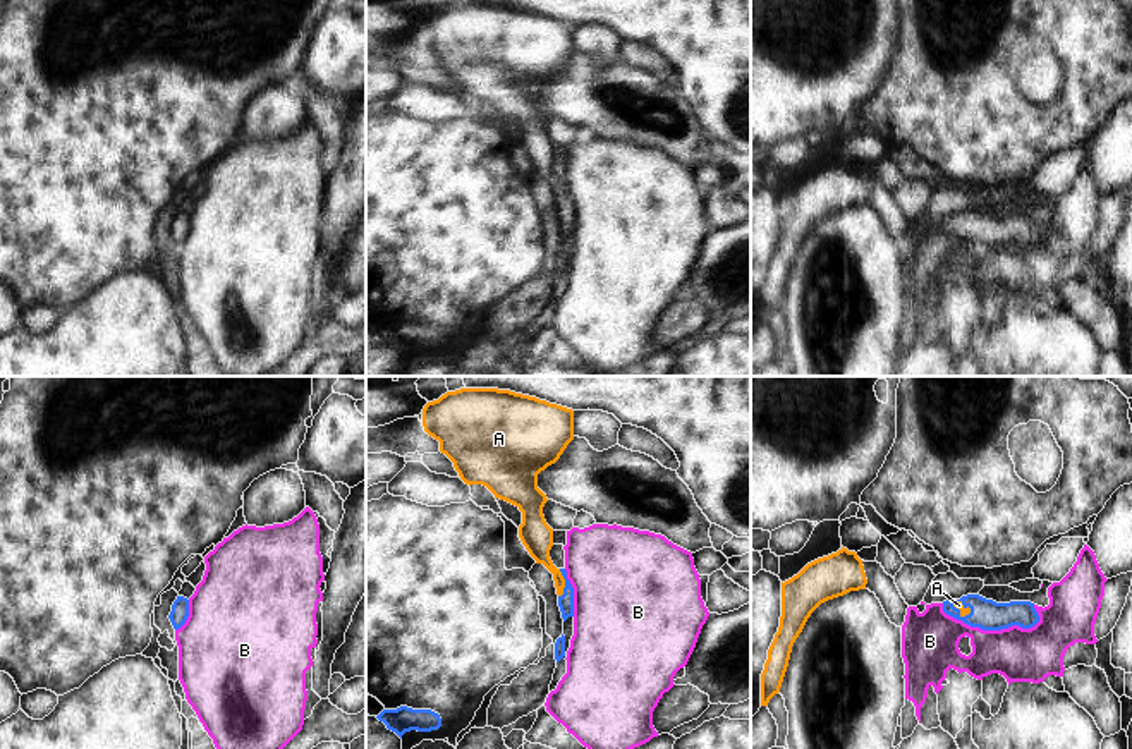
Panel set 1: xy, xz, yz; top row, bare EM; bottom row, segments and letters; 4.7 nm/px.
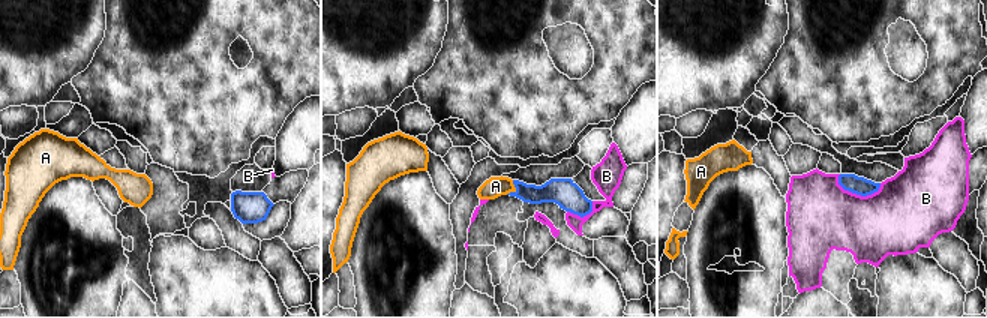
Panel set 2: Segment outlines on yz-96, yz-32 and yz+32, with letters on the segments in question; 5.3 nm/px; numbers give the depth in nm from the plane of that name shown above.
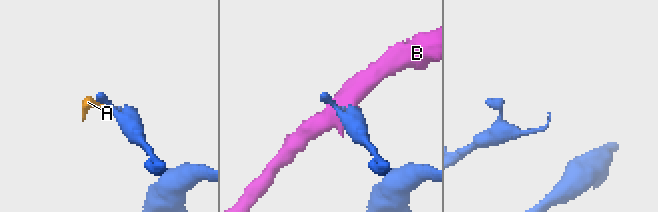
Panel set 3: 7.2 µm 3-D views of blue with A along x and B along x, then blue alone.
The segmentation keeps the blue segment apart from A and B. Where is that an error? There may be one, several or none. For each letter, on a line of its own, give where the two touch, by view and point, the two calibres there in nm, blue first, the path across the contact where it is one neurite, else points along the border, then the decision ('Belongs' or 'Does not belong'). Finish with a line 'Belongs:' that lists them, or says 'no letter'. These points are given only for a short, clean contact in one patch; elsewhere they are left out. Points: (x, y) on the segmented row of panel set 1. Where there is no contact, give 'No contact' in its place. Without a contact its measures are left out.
A: Touches blue at xz (566, 583). Thickness 80 nm (blue) against 140 nm. Path across: xz (566, 602), (566, 583), (541, 555), (538, 538). Belongs
B: Touches blue at yz (988, 629). Thickness 140 nm (blue) against 260 nm. Does not belong
Belongs: A.

